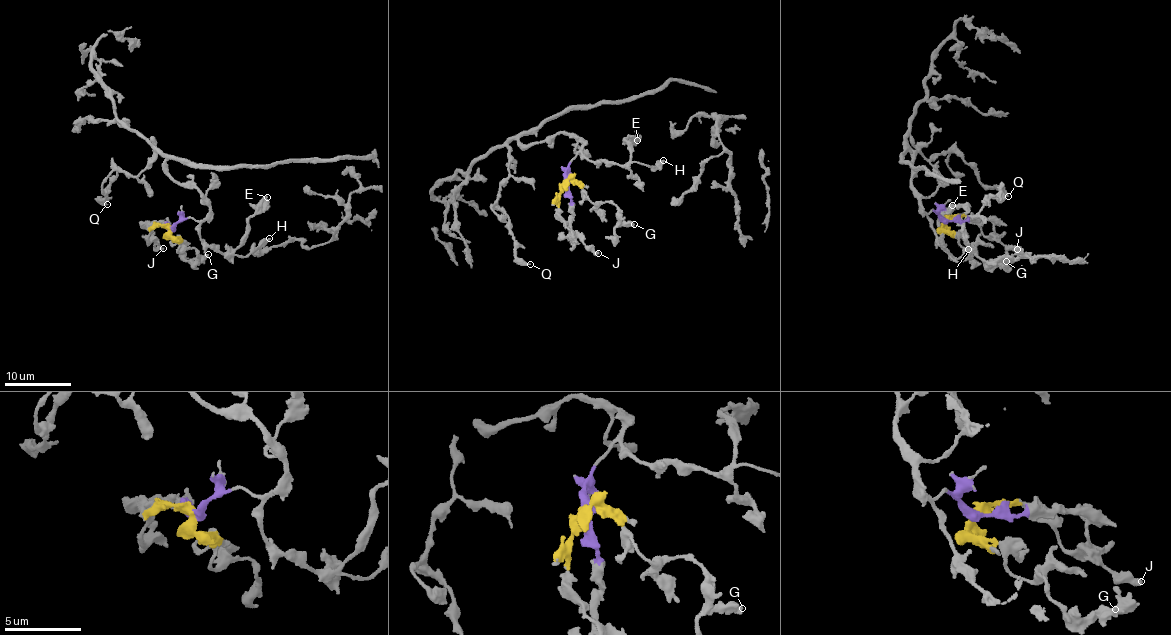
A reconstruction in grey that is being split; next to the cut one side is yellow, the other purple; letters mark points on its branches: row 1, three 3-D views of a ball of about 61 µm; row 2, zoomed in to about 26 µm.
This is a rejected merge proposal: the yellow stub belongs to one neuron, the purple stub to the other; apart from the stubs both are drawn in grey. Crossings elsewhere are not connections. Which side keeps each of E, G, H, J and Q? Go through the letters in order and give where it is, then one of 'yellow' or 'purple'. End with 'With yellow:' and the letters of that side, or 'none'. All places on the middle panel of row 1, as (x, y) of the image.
E: place (637, 140); purple
G: place (634, 224); yellow
H: place (663, 160); purple
J: place (598, 253); yellow
Q: place (530, 264); purple
With yellow: G, J

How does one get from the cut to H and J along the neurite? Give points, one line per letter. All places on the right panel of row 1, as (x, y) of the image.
H: (945, 220), (932, 210), (928, 216), (948, 253), (961, 262), (971, 253), (968, 249)
J: (946, 220), (968, 215), (984, 236), (993, 237), (1005, 247), (1018, 250)

